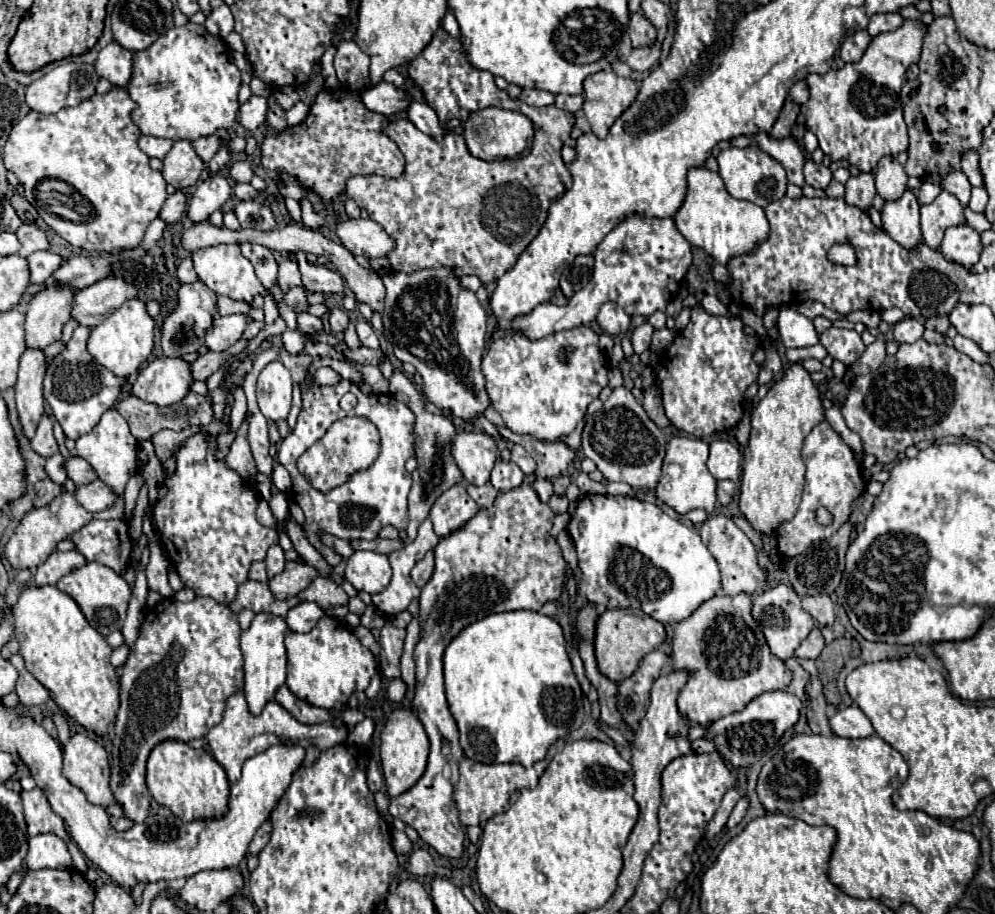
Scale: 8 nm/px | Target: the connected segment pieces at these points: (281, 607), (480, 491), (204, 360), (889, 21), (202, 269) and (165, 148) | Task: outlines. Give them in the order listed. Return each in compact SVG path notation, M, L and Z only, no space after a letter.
M247 580L245 584L241 584L239 592L237 592L237 598L229 604L233 608L233 612L239 612L243 608L249 608L253 610L255 614L259 612L269 612L269 614L275 614L275 616L285 616L287 610L301 602L303 598L295 596L295 598L287 598L287 600L277 600L271 590L269 590L269 584L267 582L255 582L255 580Z
M487 482L487 484L483 484L483 486L467 486L467 492L469 492L469 496L477 502L477 506L479 508L491 508L493 506L493 502L495 502L495 498L497 498L497 490L491 486L491 482Z
M201 352L201 356L191 362L191 372L195 380L207 380L213 372L217 372L229 358L231 354L227 352Z
M877 14L877 16L871 18L871 22L867 26L867 32L869 32L871 38L875 38L881 32L897 30L901 24L903 24L903 18L899 14Z
M219 244L219 246L209 246L209 248L201 248L193 252L193 262L195 262L195 270L199 280L209 286L215 294L223 294L229 296L233 300L253 302L253 296L263 294L263 286L259 282L259 278L255 276L253 264L241 254L239 246L235 244Z
M141 136L139 138L139 148L151 156L151 158L165 158L167 152L171 150L173 146L173 140L167 140L167 138L155 138L155 136Z

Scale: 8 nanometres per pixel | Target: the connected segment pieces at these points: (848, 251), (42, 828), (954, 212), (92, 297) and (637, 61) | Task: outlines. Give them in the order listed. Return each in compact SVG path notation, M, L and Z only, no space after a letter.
M849 242L843 244L833 244L827 252L829 260L833 264L843 264L843 266L853 266L857 264L857 256L855 256L855 248Z
M35 788L31 792L21 792L23 808L25 808L25 822L29 826L29 836L37 836L43 832L53 832L57 836L67 836L63 818L57 816L45 798L45 794Z
M941 190L941 194L931 204L921 206L923 242L931 250L939 250L939 244L947 228L959 226L963 222L965 222L965 216L959 200L945 190Z
M109 276L99 280L77 294L77 304L73 308L73 318L79 324L89 324L89 328L99 326L109 314L113 314L125 300L135 298L139 284L133 284L119 276Z
M659 44L649 46L649 48L635 48L635 50L627 56L625 64L627 64L631 70L635 70L635 72L645 72L645 70L649 70L649 68L653 68L653 66L657 64L659 56L661 56Z

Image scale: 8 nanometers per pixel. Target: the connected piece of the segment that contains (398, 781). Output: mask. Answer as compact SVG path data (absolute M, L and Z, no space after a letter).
M399 708L389 714L381 732L381 770L387 786L387 794L391 798L407 792L425 772L427 754L429 754L429 738L425 734L423 724L417 720L415 712Z

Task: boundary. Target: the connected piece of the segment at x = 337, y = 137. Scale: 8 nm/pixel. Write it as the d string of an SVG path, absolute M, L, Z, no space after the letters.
M323 88L321 92L317 92L307 118L301 124L285 128L283 132L277 132L275 136L273 134L265 136L263 146L261 146L261 166L265 168L267 176L279 186L283 184L281 174L287 174L287 176L293 176L303 190L305 188L313 190L325 202L335 202L339 198L339 194L345 192L345 182L351 176L377 174L377 176L385 176L385 178L399 178L403 174L405 158L403 158L401 150L397 148L397 144L385 134L387 124L389 124L387 116L369 112L365 108L365 104L361 100L361 92L347 90L347 88L337 88L337 90Z

